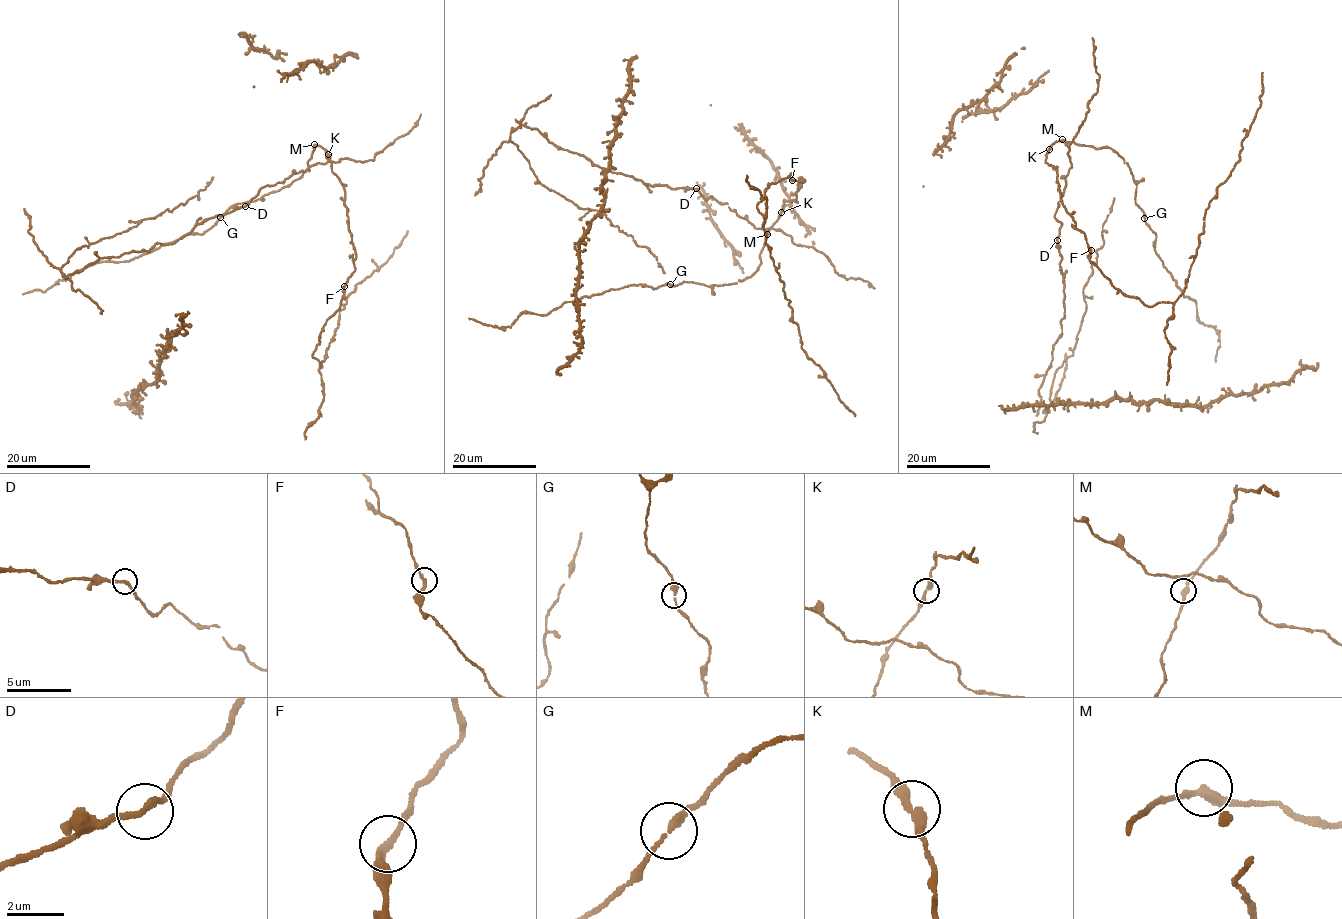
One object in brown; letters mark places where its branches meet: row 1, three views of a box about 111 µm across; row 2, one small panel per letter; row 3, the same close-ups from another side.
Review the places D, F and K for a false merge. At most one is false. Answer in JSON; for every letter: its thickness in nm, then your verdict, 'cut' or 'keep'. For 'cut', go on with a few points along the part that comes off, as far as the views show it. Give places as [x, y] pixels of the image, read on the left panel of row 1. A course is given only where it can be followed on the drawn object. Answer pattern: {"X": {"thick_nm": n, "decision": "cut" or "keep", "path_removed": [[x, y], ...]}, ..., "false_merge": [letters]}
{"D": {"thick_nm": 240, "decision": "keep"}, "F": {"thick_nm": 240, "decision": "keep"}, "K": {"thick_nm": 260, "decision": "keep"}, "false_merge": []}

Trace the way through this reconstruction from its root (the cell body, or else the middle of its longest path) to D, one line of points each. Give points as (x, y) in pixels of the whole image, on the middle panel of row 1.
D: (714, 197), (706, 199), (696, 189)

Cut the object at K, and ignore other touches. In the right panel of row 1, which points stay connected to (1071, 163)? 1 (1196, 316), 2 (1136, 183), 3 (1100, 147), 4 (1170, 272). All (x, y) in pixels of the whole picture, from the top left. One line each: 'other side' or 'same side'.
1: other side
2: other side
3: other side
4: other side

